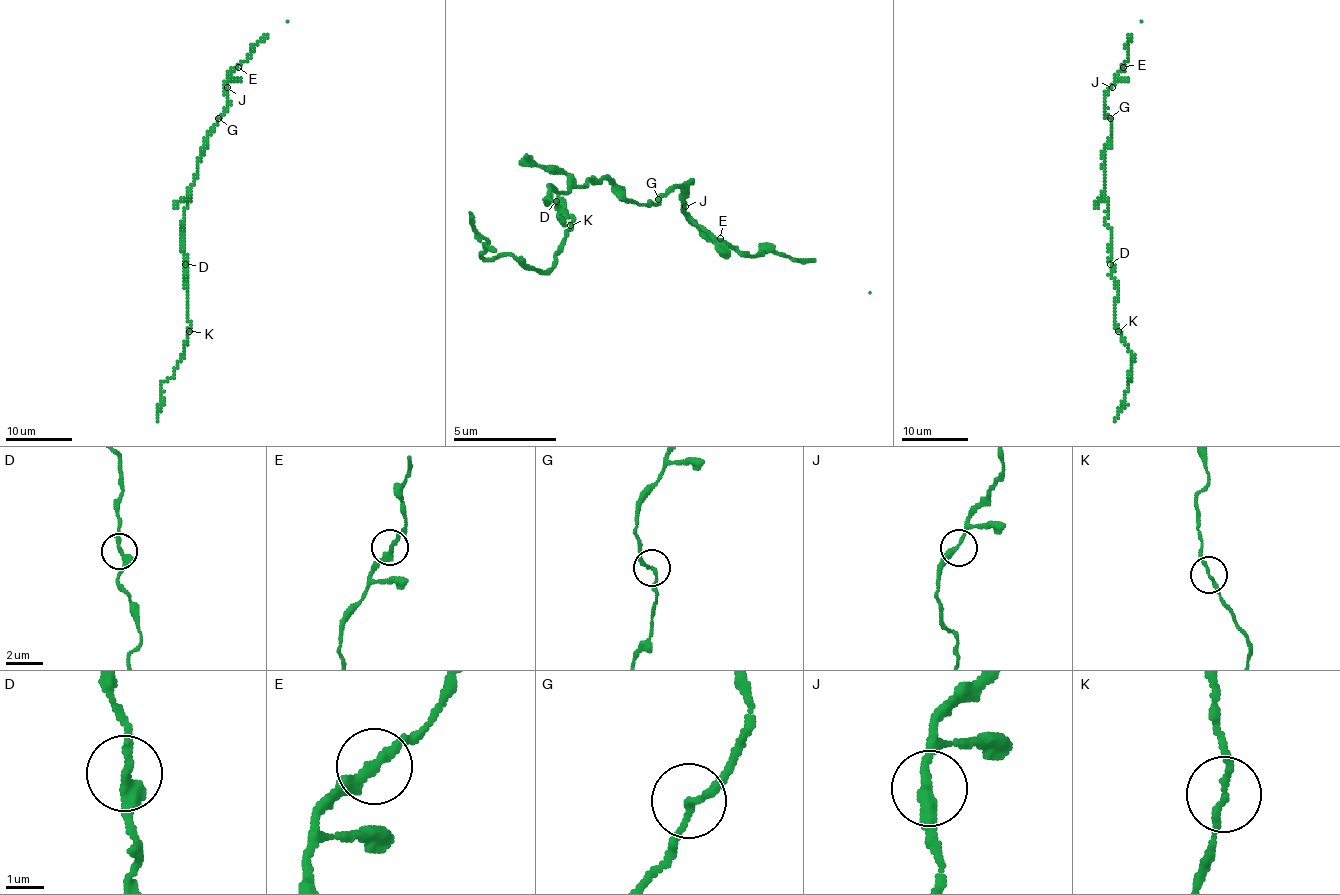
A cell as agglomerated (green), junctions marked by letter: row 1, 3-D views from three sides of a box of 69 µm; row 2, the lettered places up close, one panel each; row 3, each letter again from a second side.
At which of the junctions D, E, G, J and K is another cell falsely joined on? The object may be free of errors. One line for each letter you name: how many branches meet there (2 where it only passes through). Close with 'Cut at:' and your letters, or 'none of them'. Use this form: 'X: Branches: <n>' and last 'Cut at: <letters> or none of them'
Cut at: none of them

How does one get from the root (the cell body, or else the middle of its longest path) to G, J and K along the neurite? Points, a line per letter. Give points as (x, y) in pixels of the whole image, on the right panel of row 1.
G: (1107, 210), (1104, 149), (1110, 139), (1110, 117)
J: (1107, 210), (1104, 149), (1110, 139), (1112, 120), (1105, 114), (1104, 95), (1112, 87)
K: (1107, 210), (1110, 277), (1119, 295), (1114, 302), (1115, 327), (1119, 330)

